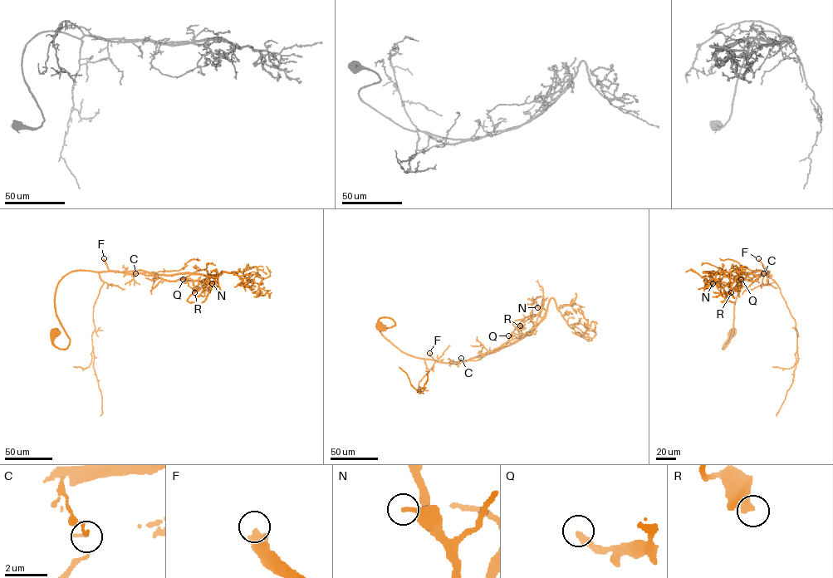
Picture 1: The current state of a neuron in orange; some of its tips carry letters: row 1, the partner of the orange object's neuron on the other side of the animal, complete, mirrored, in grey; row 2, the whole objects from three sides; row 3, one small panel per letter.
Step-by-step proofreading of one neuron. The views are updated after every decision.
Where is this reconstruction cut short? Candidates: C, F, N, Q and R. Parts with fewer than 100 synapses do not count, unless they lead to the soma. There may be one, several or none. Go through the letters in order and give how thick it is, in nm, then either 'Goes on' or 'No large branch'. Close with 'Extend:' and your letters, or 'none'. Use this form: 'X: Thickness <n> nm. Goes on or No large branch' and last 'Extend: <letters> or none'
C: Thickness 120 nm. No large branch
F: Thickness 550 nm. Goes on
N: Thickness 220 nm. No large branch
Q: Thickness 300 nm. No large branch
R: Thickness 500 nm. No large branch
Extend: F

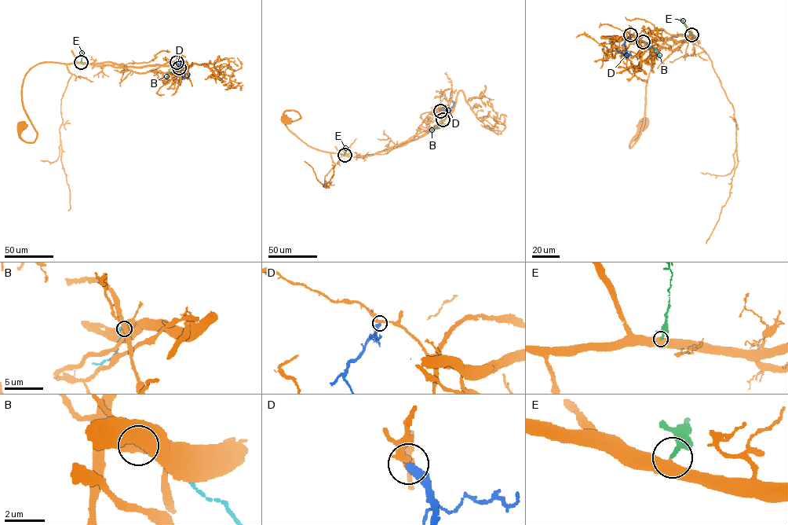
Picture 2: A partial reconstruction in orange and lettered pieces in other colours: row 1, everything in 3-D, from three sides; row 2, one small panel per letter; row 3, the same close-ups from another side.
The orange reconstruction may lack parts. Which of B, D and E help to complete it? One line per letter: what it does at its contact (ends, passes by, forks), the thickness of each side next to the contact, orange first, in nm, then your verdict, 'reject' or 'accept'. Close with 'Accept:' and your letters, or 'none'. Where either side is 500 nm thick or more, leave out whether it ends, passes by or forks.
B: it ends there; 480 nm thick on the orange side, 160 nm on the other; reject
D: it ends there; 280 nm thick on the orange side, 380 nm on the other; reject
E: 550 nm thick on the orange side, 220 nm on the other; accept
Accept: E

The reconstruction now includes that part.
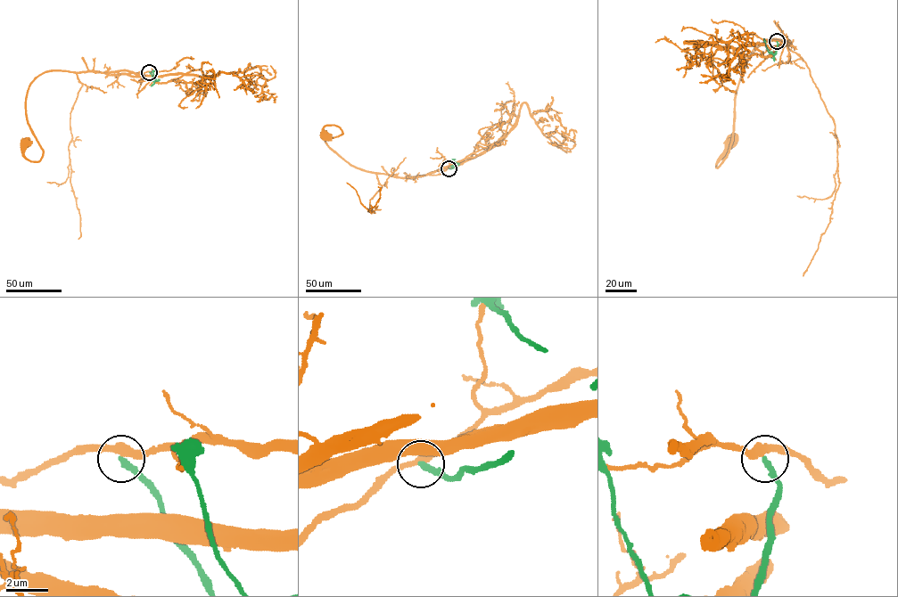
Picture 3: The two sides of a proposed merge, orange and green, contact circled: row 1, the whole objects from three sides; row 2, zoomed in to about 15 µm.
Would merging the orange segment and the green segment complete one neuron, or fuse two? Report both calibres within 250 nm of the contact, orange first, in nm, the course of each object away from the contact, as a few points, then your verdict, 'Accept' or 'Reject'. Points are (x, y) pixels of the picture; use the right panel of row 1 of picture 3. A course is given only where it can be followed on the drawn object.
Thickness 320 nm (orange) against 300 nm. Course of orange: (777, 41), (791, 44), (769, 39), (745, 62), (736, 96), (733, 140), (727, 157), (716, 167), (729, 141). Course of green: (777, 41), (777, 51), (773, 53), (768, 52), (764, 38). Reject

